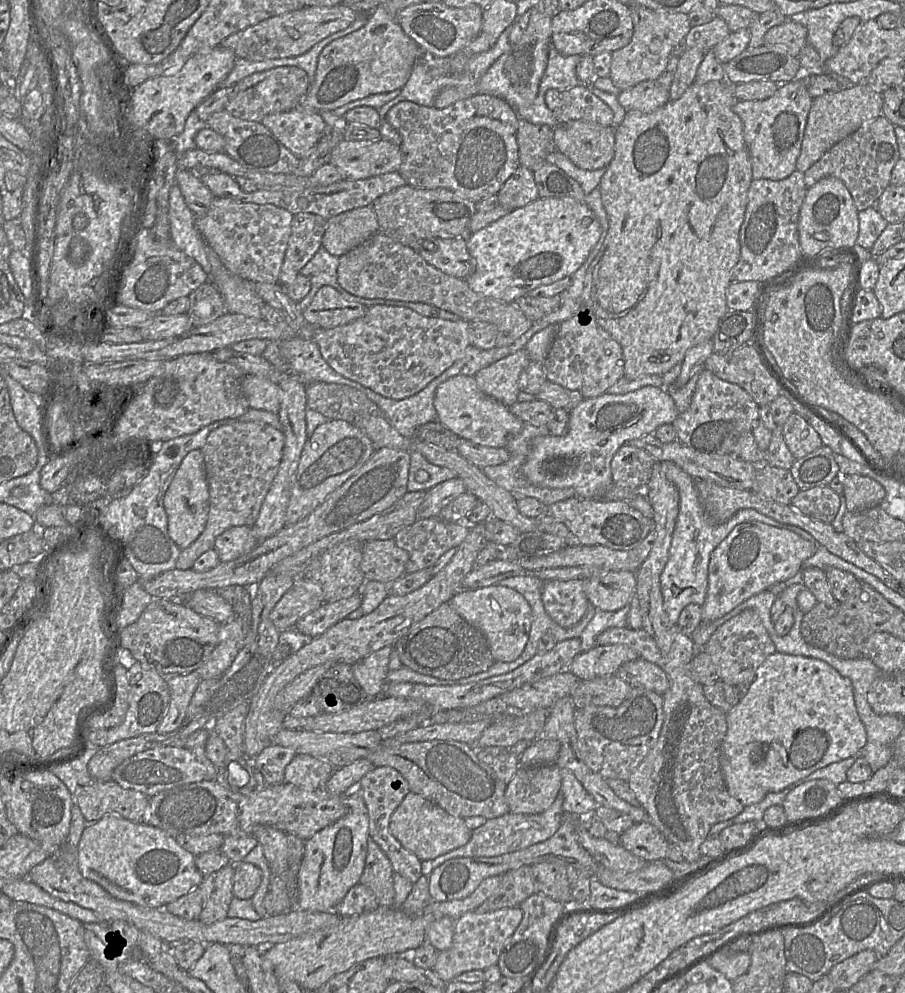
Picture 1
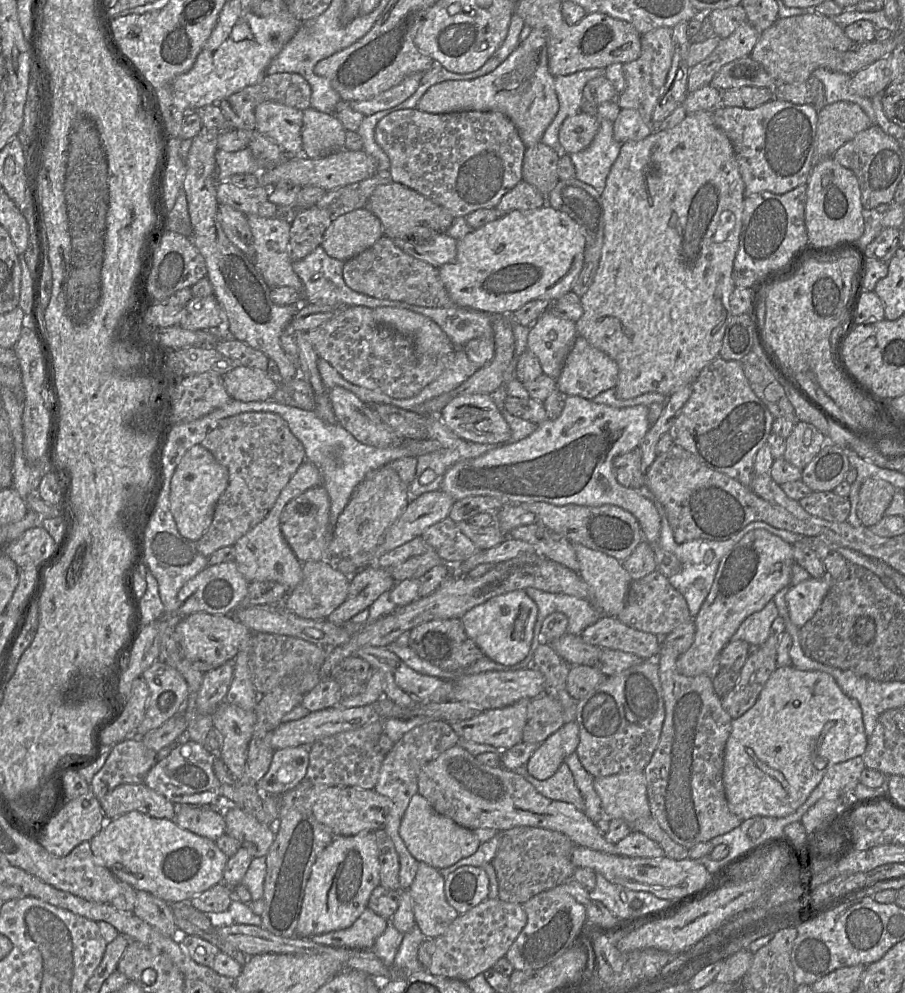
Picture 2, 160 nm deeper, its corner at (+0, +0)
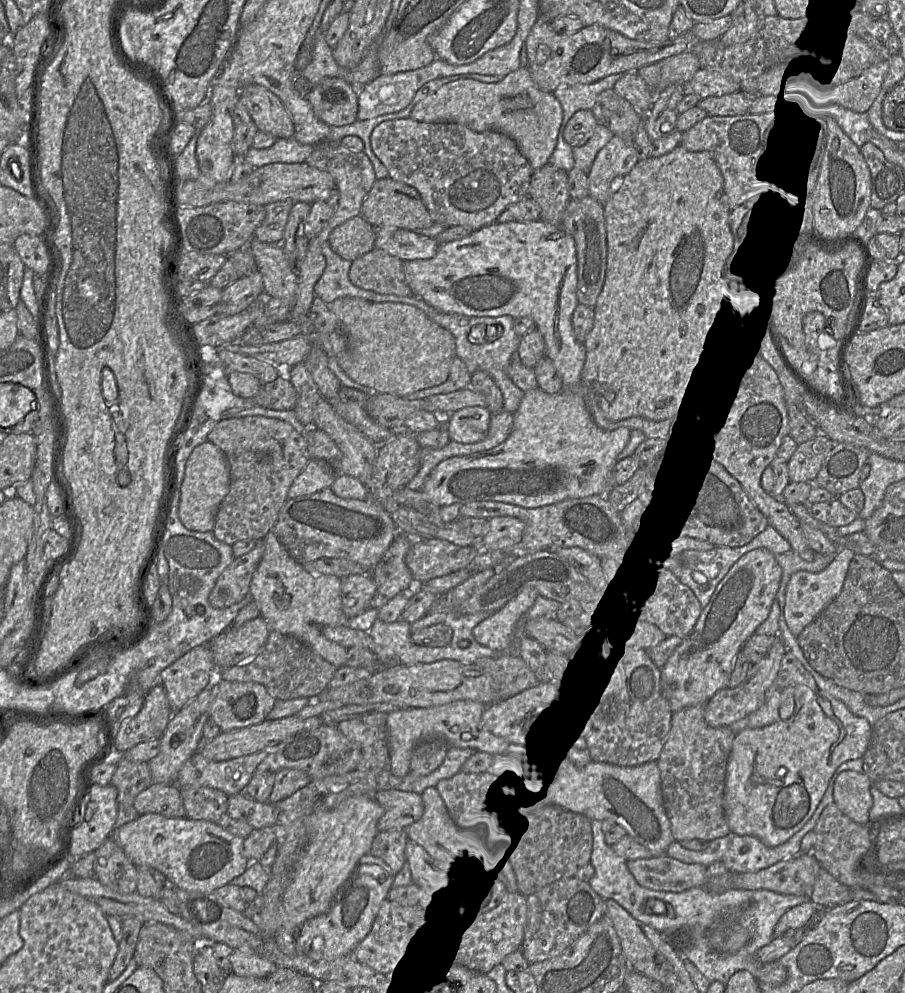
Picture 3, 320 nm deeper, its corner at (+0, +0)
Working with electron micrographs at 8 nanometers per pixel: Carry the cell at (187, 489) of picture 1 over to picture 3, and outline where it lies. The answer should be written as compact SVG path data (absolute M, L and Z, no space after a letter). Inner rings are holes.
M209 441L195 447L187 459L179 489L178 514L184 527L196 532L212 531L219 506L228 494L230 484L230 466L225 454Z

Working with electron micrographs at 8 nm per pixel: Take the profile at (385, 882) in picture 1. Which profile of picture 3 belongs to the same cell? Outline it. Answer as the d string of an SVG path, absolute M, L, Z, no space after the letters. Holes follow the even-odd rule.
M388 830L378 832L370 853L383 860L396 875L406 862L405 850L408 842L406 830Z

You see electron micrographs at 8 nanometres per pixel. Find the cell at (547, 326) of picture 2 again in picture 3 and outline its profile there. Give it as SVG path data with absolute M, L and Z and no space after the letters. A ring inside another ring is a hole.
M539 219L529 222L494 222L478 230L472 231L469 235L441 244L436 255L429 259L407 260L403 264L405 279L411 288L413 295L423 299L430 306L443 313L456 313L464 316L489 316L499 317L508 315L513 318L528 317L533 320L534 327L539 330L545 341L545 356L549 358L559 372L563 388L575 388L581 384L582 369L586 359L586 349L583 343L579 342L574 334L572 326L572 315L578 305L577 298L577 255L573 237L564 229L563 225L552 225Z

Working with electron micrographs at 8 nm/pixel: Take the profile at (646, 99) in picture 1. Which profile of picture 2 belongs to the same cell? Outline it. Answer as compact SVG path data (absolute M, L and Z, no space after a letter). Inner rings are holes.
M621 109L613 122L614 139L623 144L628 141L640 141L646 138L658 124L645 122L638 111Z

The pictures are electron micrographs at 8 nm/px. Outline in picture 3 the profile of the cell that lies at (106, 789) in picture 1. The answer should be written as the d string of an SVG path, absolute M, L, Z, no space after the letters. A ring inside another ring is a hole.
M151 784L134 801L139 815L161 814L168 818L186 818L180 789L174 784Z

